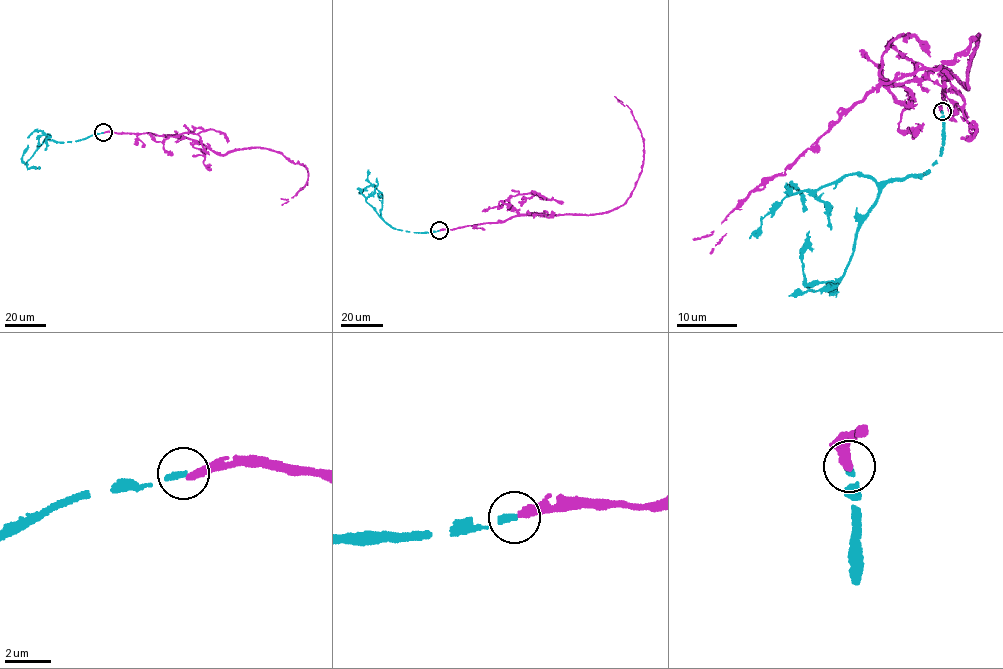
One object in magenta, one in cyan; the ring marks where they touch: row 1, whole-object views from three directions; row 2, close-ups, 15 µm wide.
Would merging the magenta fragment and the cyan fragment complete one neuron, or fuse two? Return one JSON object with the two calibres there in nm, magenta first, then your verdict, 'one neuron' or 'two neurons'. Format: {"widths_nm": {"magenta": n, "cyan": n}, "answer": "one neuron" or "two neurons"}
{"widths_nm": {"magenta": 300, "cyan": 240}, "answer": "two neurons"}

